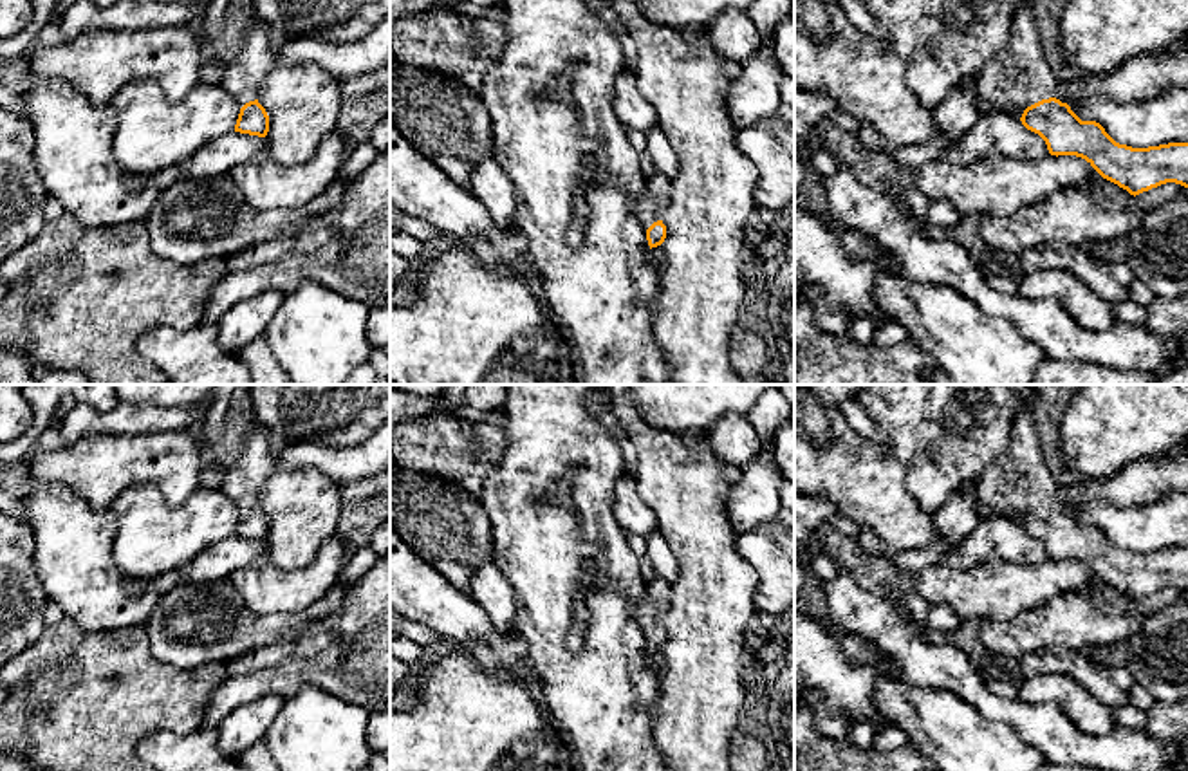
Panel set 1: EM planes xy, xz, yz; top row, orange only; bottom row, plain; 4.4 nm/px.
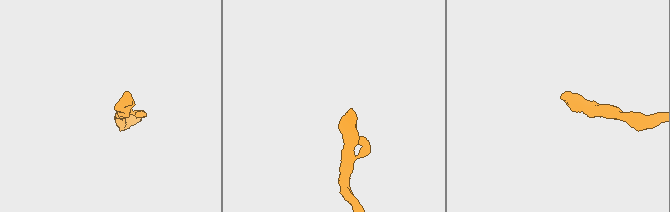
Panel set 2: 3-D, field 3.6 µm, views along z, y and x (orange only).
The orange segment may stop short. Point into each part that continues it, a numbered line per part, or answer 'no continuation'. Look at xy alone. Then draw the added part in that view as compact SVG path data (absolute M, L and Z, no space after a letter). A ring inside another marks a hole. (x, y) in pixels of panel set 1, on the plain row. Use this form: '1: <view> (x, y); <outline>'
1: xy (242, 483); M258 424L242 442L242 451L222 477L218 489L244 511L258 502L262 486L271 475L276 460L276 442L271 432Z

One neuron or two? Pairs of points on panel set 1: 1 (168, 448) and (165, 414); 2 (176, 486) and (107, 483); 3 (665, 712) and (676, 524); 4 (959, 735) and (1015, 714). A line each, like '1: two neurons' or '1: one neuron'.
1: two neurons
2: one neuron
3: one neuron
4: two neurons

